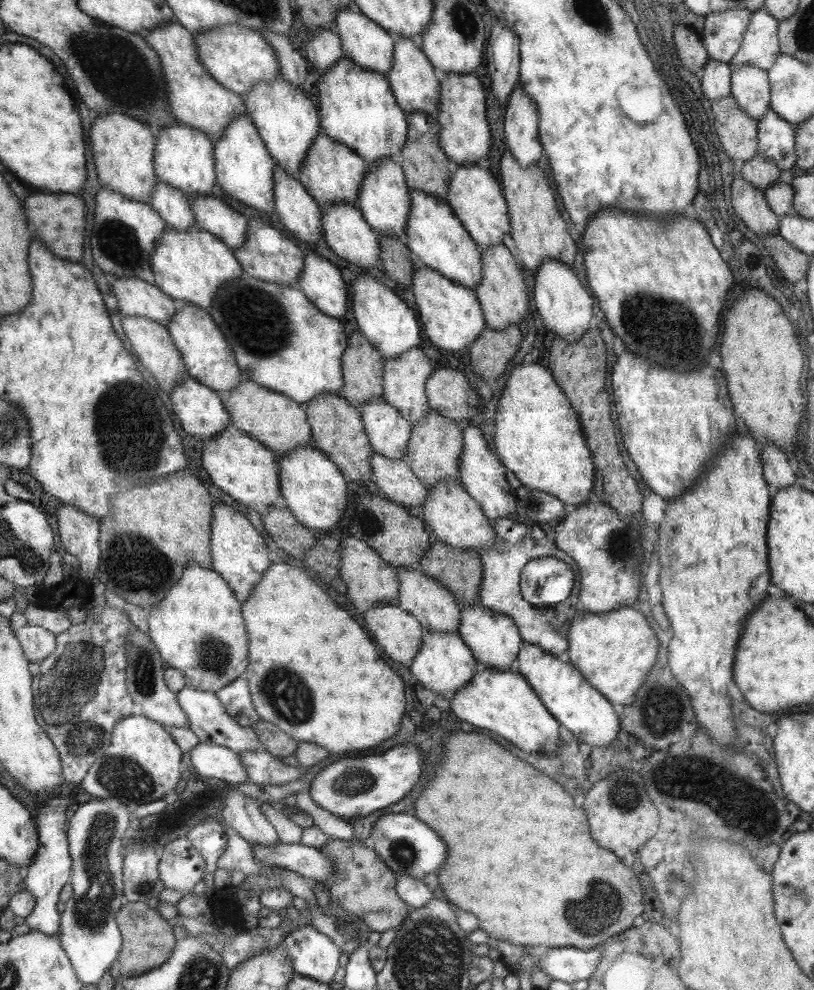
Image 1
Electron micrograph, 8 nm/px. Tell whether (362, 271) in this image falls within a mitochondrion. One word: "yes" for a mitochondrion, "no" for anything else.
no

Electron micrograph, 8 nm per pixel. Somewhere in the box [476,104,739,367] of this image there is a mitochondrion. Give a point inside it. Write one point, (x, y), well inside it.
(646, 320)

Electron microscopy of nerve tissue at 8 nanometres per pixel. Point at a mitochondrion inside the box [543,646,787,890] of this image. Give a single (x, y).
(664, 714)

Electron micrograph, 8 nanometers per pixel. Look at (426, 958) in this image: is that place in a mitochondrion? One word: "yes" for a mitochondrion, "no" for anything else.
yes

